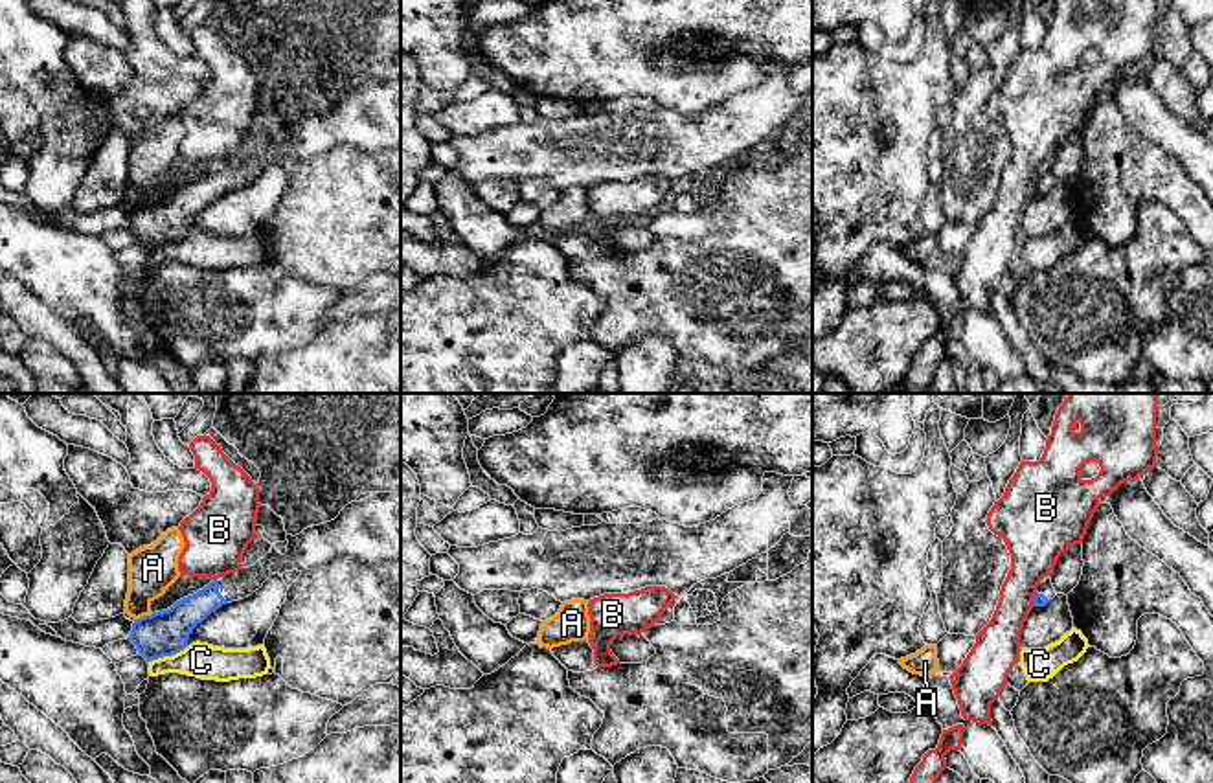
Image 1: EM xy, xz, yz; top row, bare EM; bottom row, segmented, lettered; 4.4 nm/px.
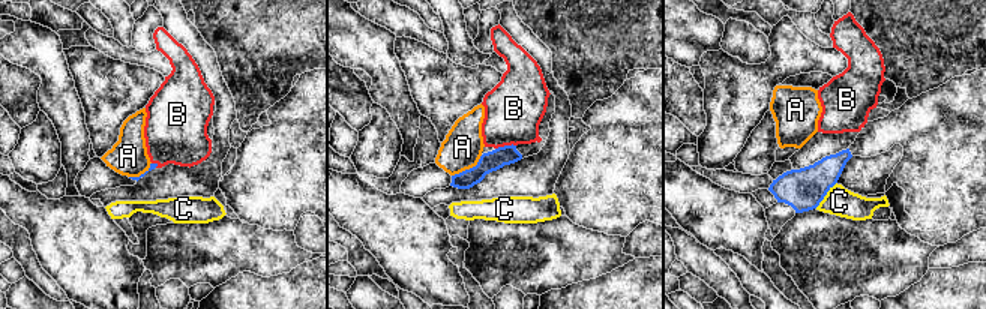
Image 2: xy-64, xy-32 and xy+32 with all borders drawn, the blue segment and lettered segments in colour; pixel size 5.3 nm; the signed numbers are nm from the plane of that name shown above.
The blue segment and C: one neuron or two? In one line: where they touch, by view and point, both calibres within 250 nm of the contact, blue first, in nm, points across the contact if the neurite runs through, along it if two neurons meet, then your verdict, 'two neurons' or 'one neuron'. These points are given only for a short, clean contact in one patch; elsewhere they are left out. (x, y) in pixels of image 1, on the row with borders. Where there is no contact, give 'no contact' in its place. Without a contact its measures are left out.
contact xy (168, 655); calibres 200 and 150 nm; border xy (186, 646), (149, 662); two neurons

